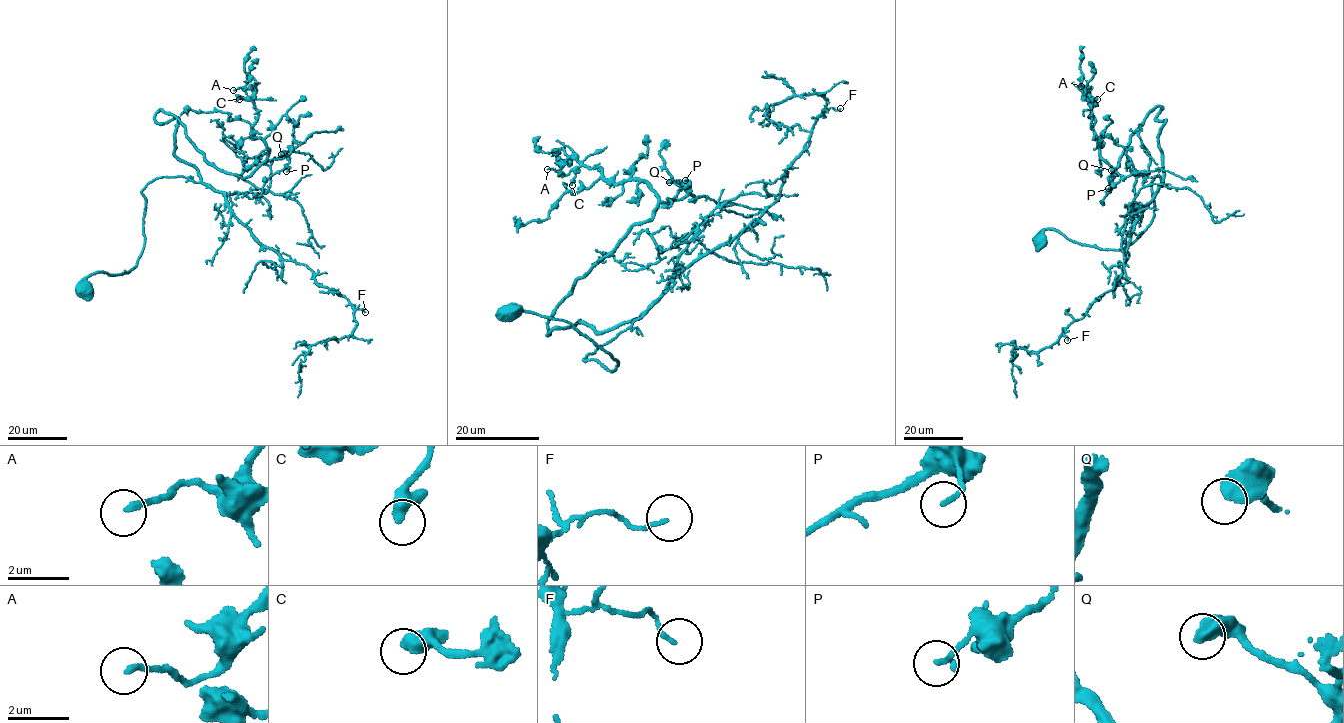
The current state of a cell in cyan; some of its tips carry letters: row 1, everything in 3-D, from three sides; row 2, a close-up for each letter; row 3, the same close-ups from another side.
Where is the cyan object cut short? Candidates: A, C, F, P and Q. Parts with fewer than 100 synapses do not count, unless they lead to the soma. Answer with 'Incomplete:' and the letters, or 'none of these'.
Incomplete: none of these

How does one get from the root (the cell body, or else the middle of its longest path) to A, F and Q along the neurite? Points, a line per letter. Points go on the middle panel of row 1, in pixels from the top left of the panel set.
A: (508, 308), (567, 320), (612, 371), (583, 359), (642, 316), (547, 334), (658, 198), (573, 156), (547, 169)
F: (508, 308), (567, 320), (610, 353), (613, 371), (583, 359), (756, 222), (818, 116), (840, 108)
Q: (508, 308), (567, 320), (613, 371), (583, 359), (642, 315), (548, 320), (685, 198), (669, 182)

